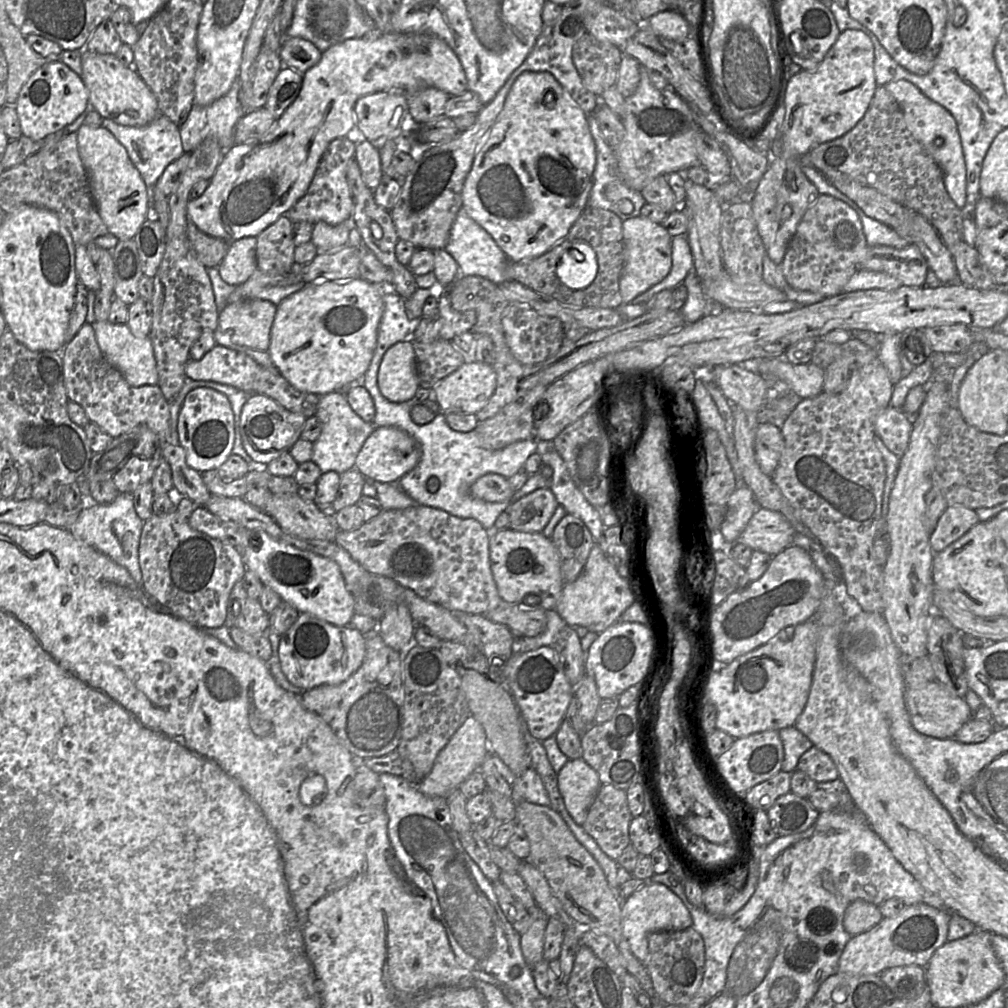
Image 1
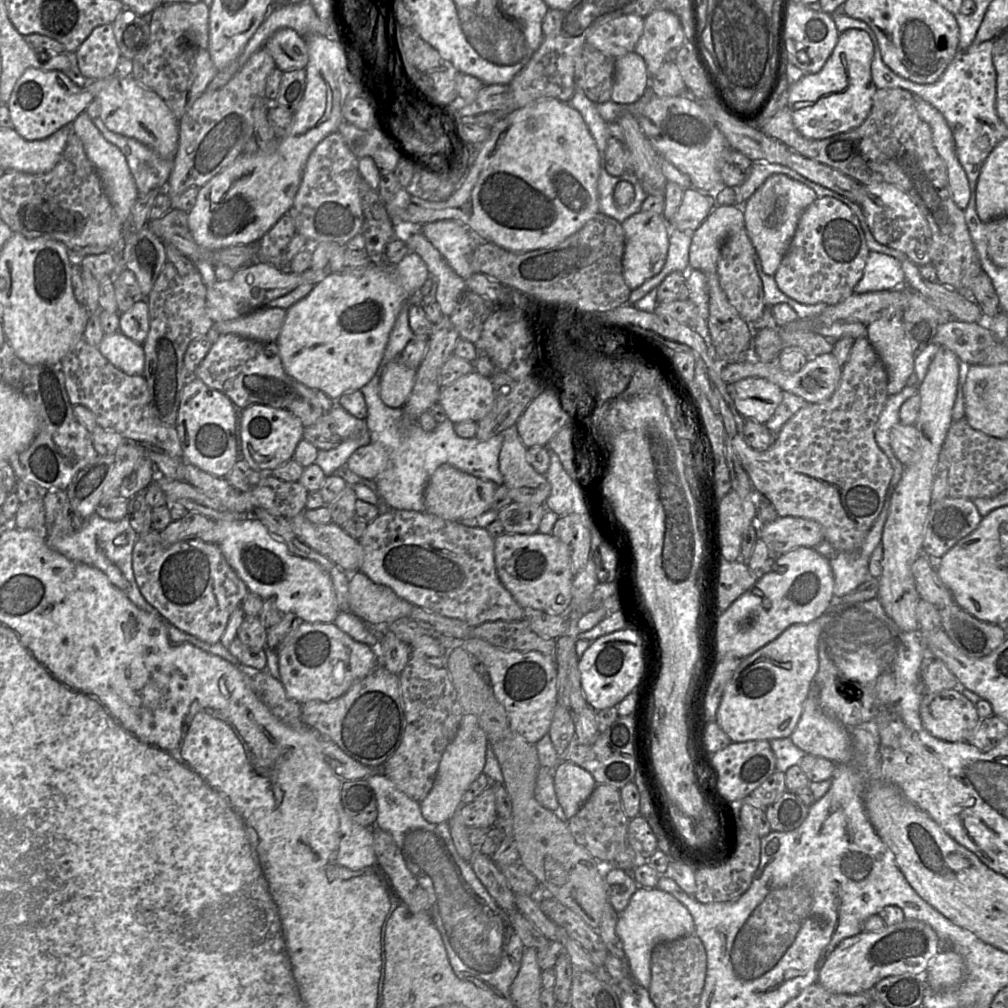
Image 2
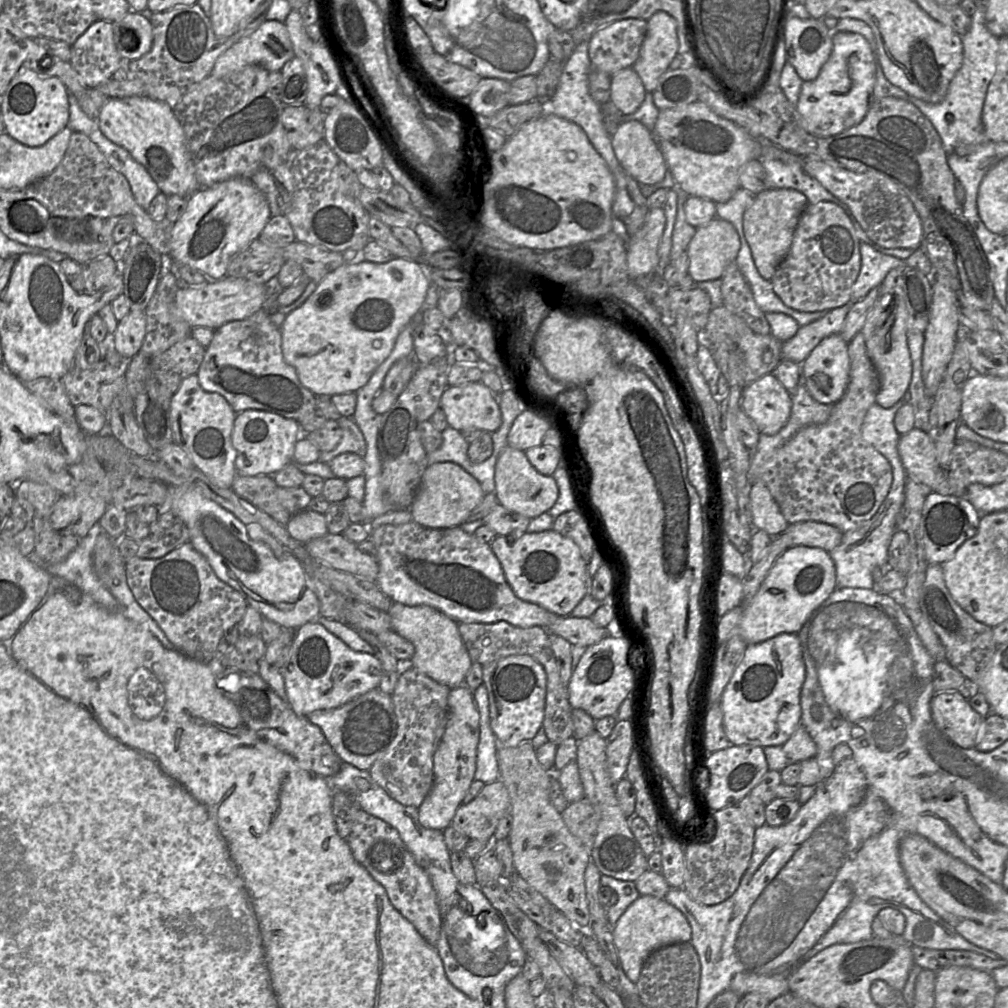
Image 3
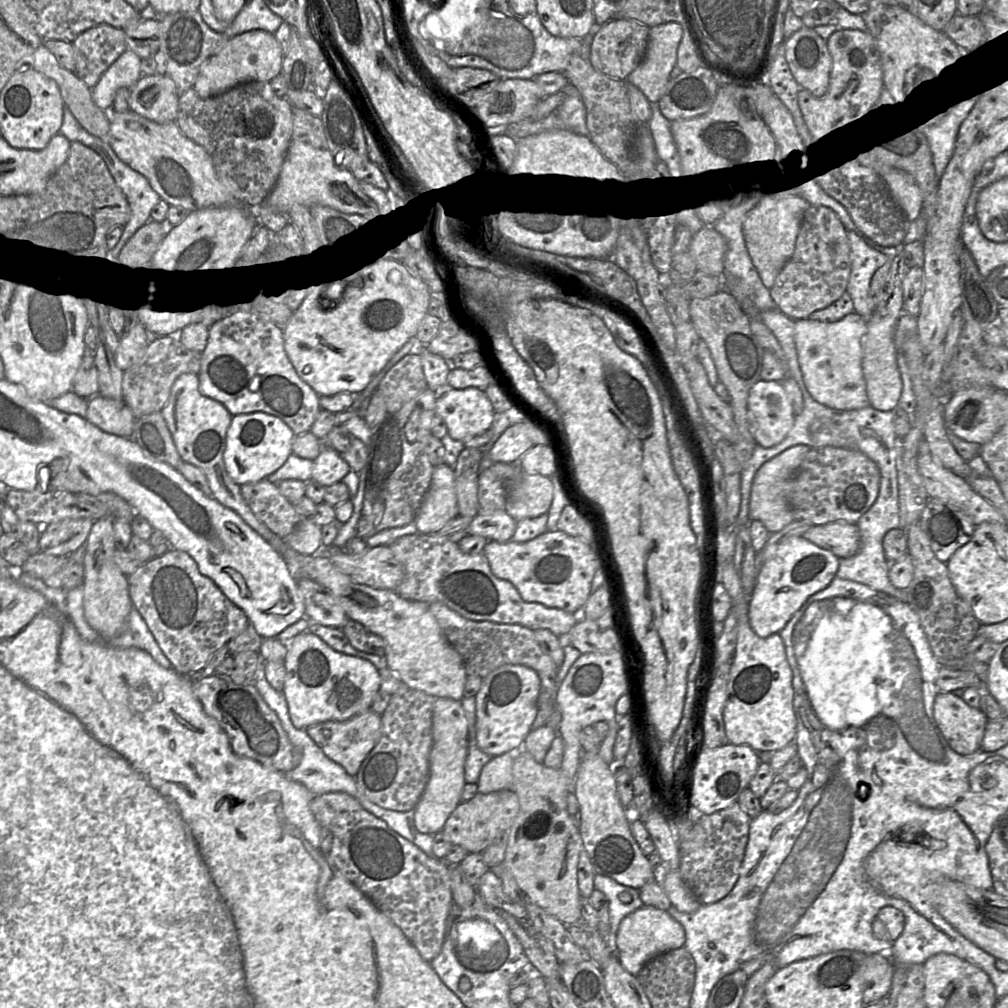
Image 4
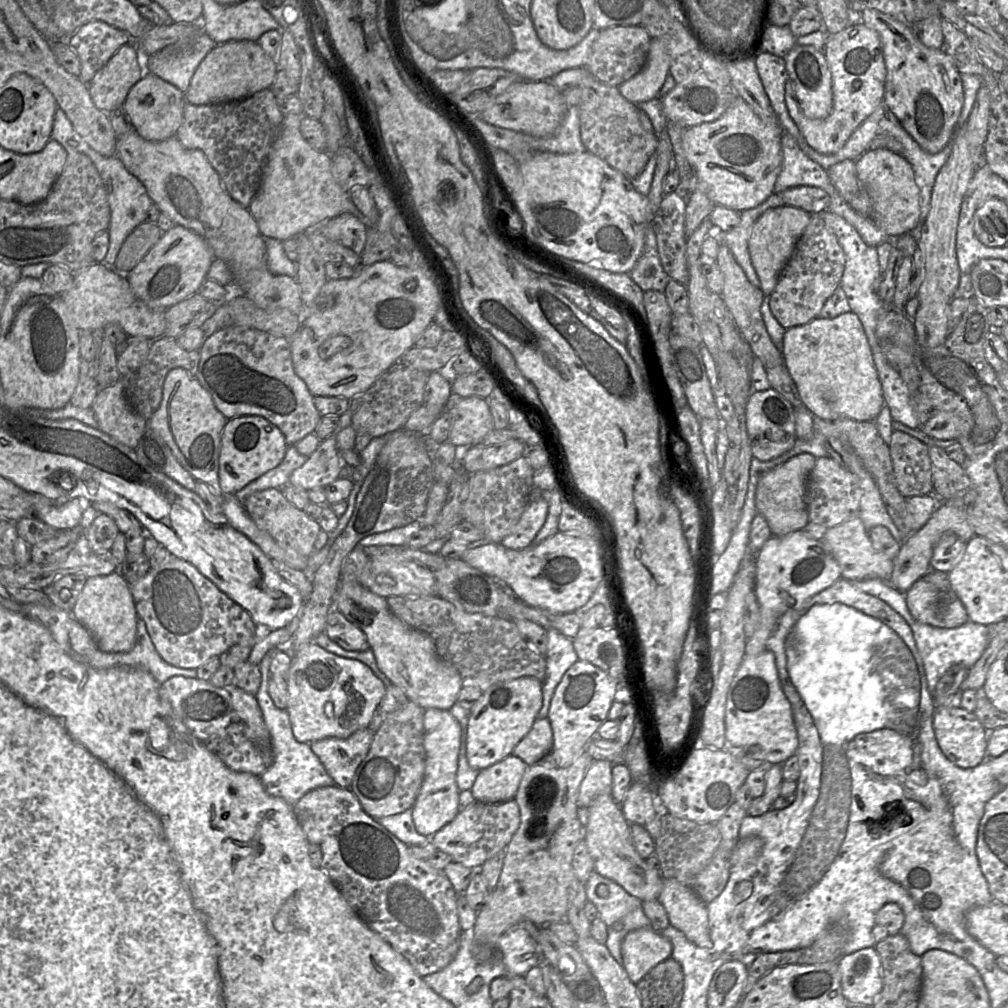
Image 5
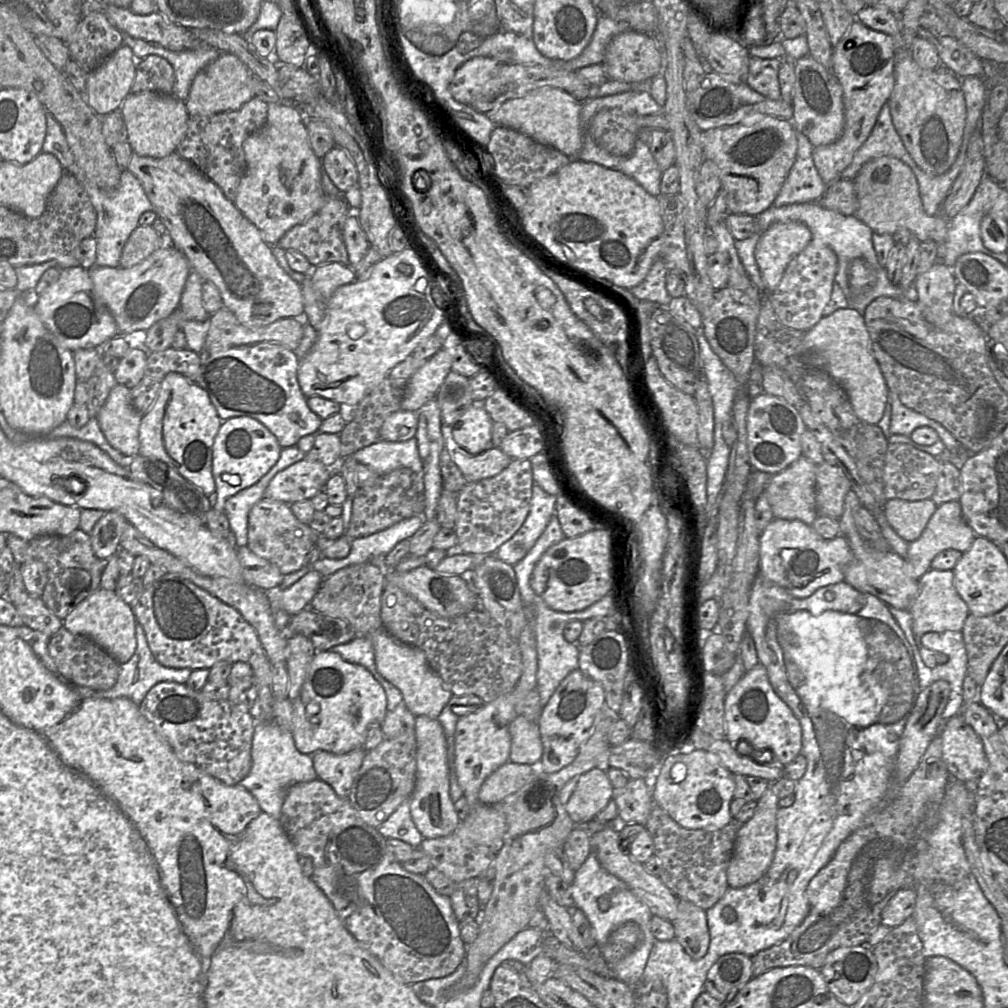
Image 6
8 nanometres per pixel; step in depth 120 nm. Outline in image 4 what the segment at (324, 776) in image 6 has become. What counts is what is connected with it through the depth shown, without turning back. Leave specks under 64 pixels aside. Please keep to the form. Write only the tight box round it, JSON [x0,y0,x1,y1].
[306,709,382,777]

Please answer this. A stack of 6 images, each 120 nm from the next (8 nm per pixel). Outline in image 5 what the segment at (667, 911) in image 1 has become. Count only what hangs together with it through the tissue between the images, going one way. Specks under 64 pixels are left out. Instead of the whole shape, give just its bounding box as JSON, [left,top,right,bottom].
[621,927,671,984]

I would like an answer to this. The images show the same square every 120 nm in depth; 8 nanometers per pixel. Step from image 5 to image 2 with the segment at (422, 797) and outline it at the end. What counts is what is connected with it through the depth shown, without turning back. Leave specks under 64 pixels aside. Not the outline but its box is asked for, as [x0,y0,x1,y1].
[420,714,488,823]

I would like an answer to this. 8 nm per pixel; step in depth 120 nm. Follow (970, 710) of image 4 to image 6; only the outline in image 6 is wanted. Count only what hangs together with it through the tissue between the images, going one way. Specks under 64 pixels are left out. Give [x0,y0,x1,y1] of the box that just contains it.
[940,713,987,785]

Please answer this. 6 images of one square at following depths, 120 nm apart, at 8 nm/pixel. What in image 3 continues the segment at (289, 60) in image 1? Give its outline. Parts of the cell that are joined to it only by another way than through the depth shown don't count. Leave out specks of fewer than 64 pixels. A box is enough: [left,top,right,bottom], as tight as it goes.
[209,20,295,78]

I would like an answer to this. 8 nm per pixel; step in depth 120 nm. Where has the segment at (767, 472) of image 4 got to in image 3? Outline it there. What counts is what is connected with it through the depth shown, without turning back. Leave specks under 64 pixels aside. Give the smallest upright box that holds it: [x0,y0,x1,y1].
[750,482,789,537]

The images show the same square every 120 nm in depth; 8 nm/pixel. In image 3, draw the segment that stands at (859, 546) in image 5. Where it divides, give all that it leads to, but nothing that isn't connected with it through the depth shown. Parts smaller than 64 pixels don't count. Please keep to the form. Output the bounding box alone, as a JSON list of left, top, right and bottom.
[780,521,843,552]

